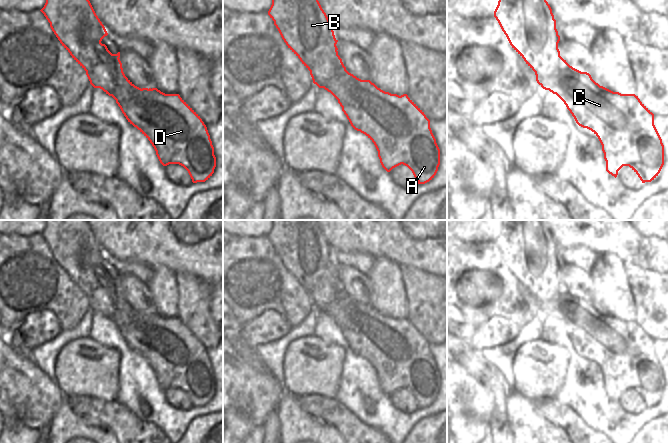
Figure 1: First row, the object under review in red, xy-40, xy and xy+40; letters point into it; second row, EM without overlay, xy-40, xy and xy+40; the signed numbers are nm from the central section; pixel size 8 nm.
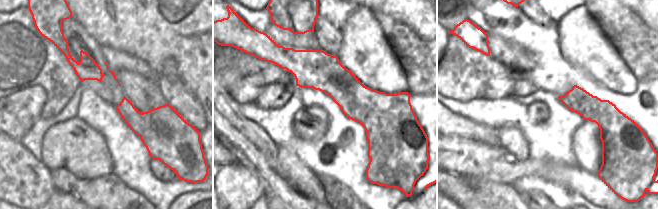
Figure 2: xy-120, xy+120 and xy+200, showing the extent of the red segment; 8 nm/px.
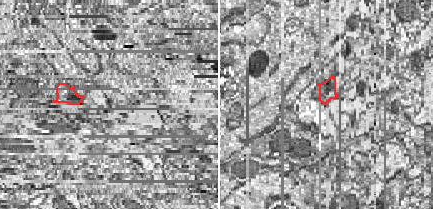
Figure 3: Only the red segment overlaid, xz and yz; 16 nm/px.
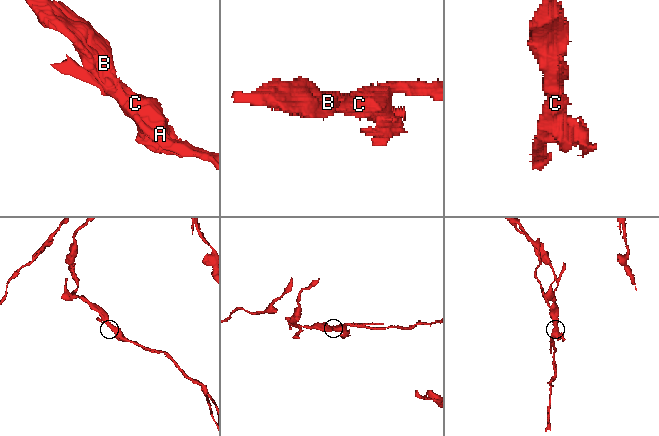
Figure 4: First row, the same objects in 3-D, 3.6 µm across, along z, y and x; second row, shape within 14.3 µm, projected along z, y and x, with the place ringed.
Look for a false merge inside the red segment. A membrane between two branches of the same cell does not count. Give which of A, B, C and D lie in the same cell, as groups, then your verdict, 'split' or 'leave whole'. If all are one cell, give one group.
A C D / B | split

